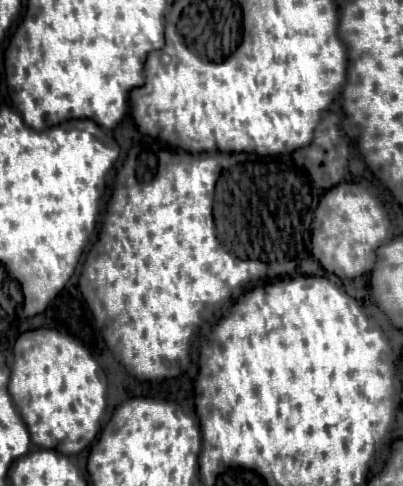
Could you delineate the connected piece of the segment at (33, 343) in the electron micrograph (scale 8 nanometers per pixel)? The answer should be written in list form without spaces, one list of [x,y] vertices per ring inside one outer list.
[[[46,327],[22,333],[14,343],[14,365],[10,373],[8,391],[12,399],[22,399],[18,403],[18,411],[30,431],[32,443],[38,447],[52,445],[62,453],[74,455],[86,449],[100,431],[100,417],[106,407],[106,379],[92,353],[70,335]]]

